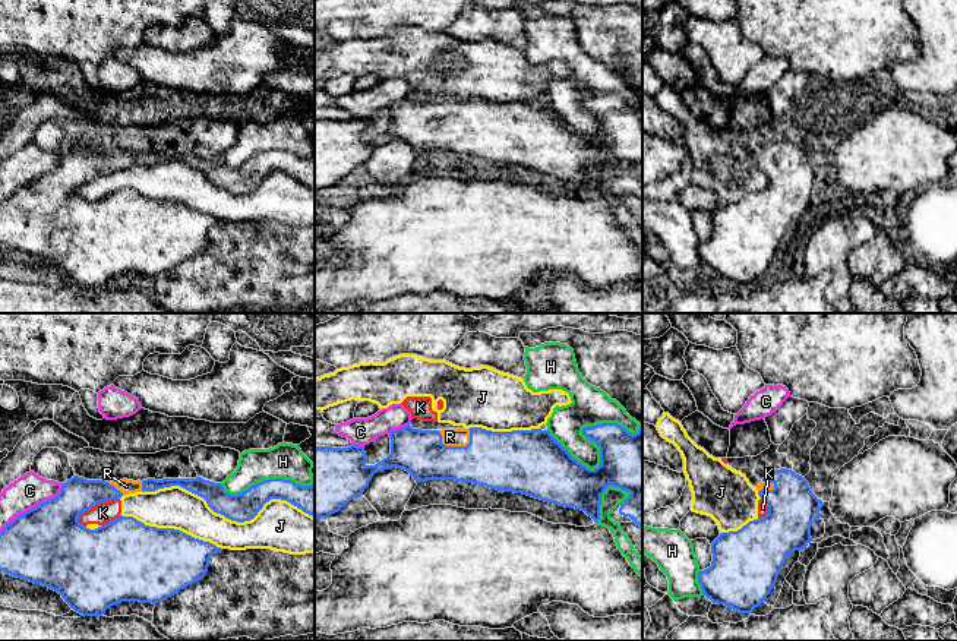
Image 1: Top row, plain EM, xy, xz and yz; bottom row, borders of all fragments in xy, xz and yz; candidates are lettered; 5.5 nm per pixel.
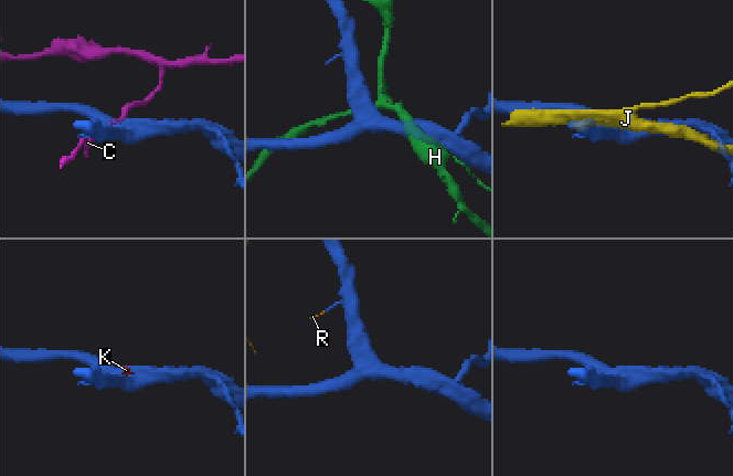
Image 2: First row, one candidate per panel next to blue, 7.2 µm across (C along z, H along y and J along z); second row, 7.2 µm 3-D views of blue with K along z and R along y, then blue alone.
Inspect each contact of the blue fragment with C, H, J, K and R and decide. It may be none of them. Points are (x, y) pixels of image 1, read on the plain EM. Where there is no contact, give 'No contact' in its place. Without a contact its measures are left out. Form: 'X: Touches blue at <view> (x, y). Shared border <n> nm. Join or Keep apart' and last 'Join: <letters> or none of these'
C: Touches blue at xy (32, 180). Shared border 440 nm. Keep apart
H: Touches blue at xz (593, 113). Shared border 500 nm. Keep apart
J: Touches blue at xy (229, 190). Shared border 950 nm. Keep apart
K: Touches blue at xy (97, 174). Shared border 260 nm. Keep apart
R: Touches blue at xz (451, 119). Shared border 200 nm. Join
Join: R

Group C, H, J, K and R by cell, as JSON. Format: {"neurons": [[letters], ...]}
{"neurons": [["C"], ["H"], ["J", "K"], ["R"]]}

